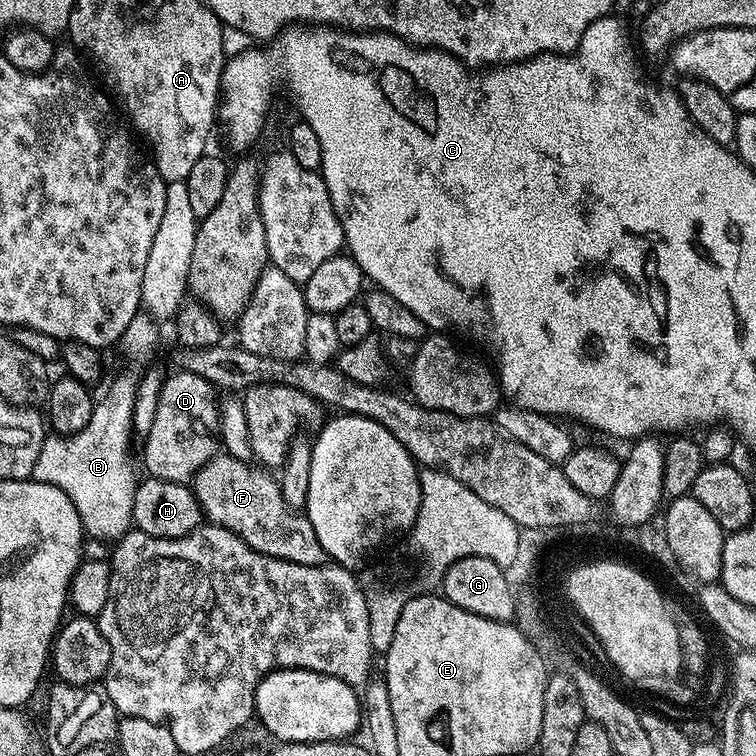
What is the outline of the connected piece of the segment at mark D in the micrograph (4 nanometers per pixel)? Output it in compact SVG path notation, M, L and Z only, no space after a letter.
M173 371L165 379L162 386L162 394L158 394L158 411L154 414L154 426L150 426L150 434L143 437L144 444L144 468L148 476L159 480L169 480L179 484L188 484L195 477L206 462L210 462L218 454L219 403L217 389L212 383L198 374Z

